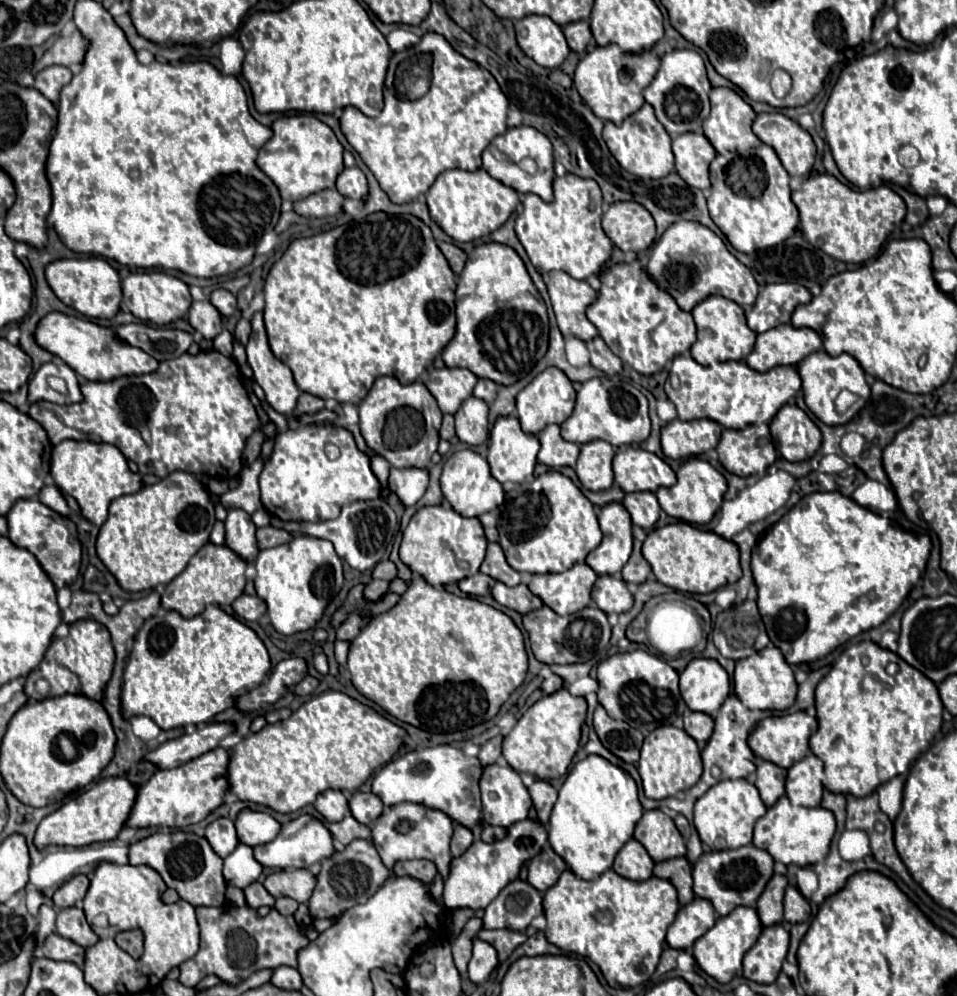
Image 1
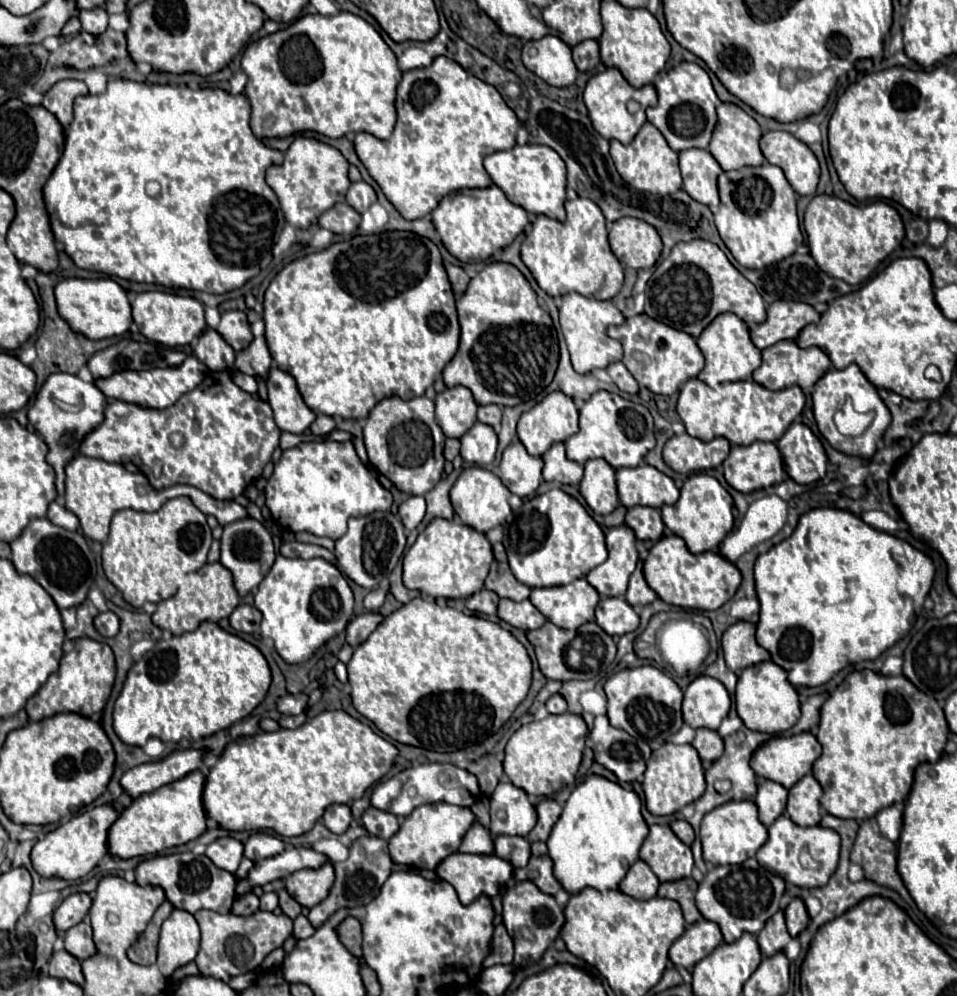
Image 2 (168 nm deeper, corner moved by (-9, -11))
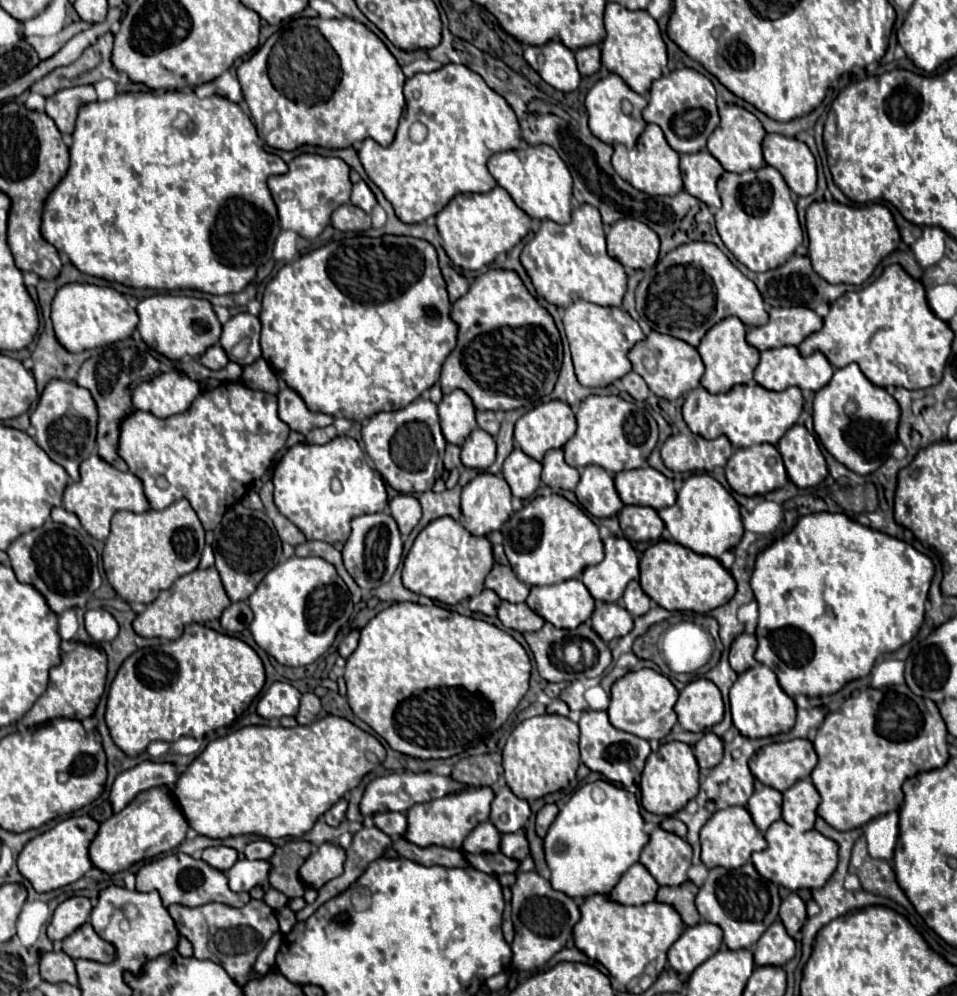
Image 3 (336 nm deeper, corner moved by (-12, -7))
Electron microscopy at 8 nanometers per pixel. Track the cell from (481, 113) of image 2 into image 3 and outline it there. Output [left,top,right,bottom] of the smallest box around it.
[359,63,521,223]

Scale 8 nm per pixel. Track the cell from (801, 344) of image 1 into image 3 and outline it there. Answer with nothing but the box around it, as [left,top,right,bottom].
[755,345,833,391]

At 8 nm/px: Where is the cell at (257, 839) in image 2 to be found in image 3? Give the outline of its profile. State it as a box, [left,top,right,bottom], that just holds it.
[245,839,275,859]

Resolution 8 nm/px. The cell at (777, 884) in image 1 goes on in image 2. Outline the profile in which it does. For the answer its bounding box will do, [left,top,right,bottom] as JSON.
[756,911,792,957]

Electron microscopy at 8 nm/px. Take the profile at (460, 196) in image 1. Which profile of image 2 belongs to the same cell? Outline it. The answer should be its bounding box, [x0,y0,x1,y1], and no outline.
[432,185,528,263]

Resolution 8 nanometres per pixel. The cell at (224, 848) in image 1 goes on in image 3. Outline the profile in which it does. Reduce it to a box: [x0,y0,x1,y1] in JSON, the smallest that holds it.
[201,845,239,871]

